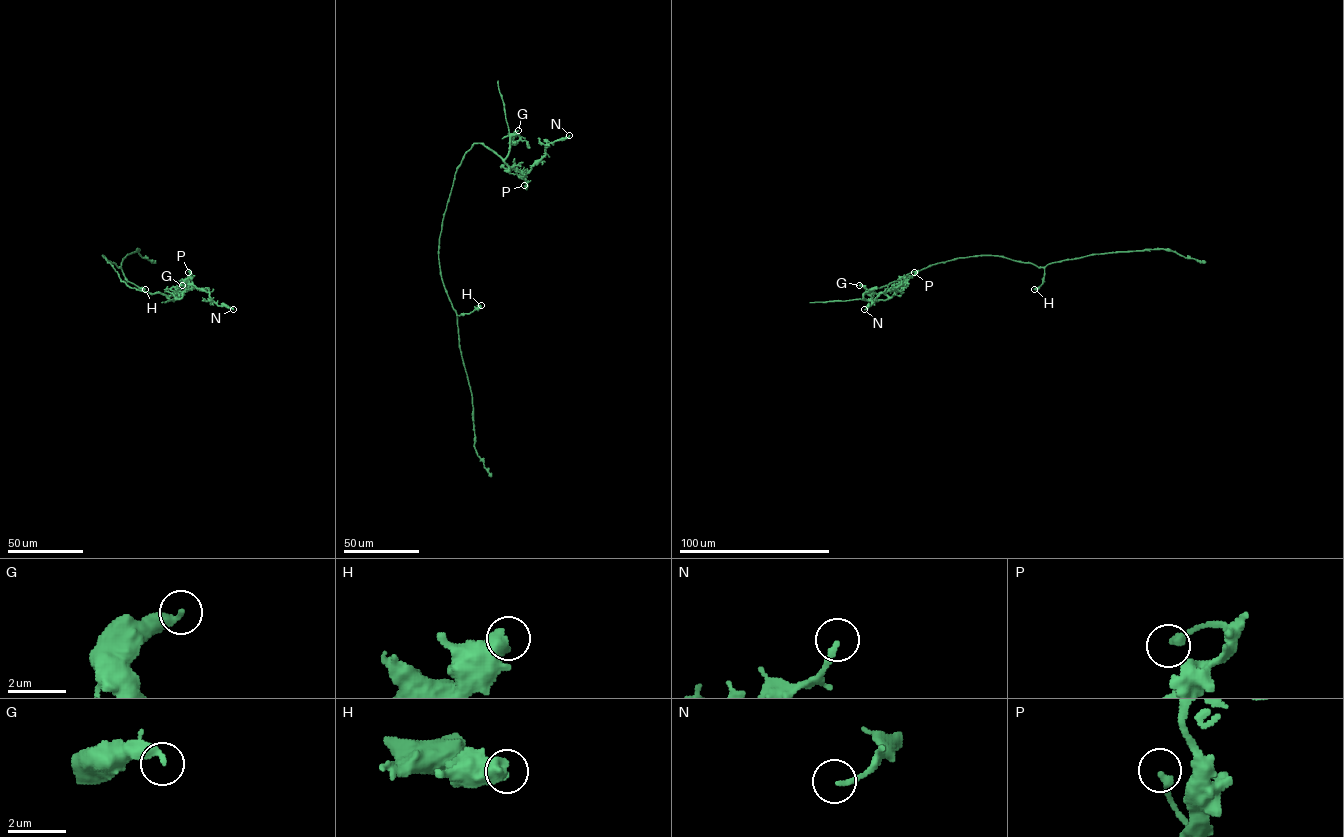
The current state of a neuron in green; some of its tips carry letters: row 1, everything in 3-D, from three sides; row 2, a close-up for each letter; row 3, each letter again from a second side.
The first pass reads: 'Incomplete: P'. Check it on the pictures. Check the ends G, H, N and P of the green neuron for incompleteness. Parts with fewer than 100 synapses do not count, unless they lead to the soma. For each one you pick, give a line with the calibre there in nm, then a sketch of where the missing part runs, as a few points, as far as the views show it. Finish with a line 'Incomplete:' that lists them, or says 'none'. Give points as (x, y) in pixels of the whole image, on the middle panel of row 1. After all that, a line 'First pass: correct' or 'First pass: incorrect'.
Incomplete: none
First pass: incorrect

